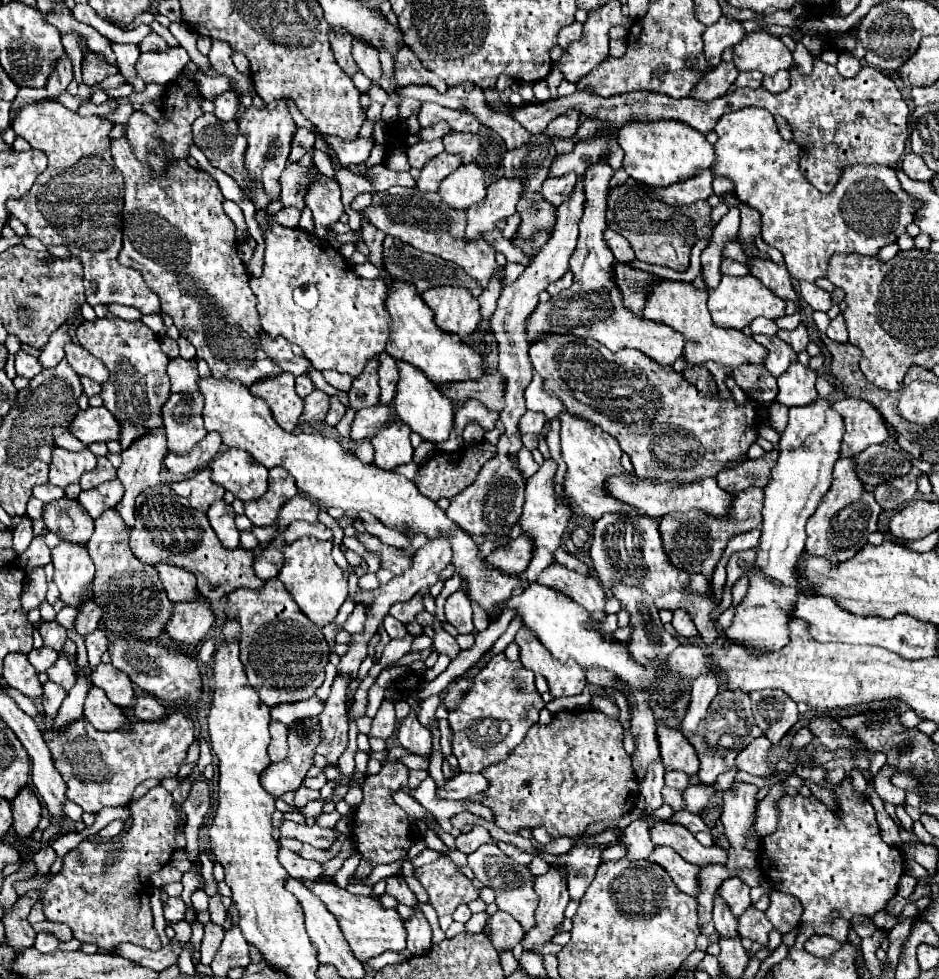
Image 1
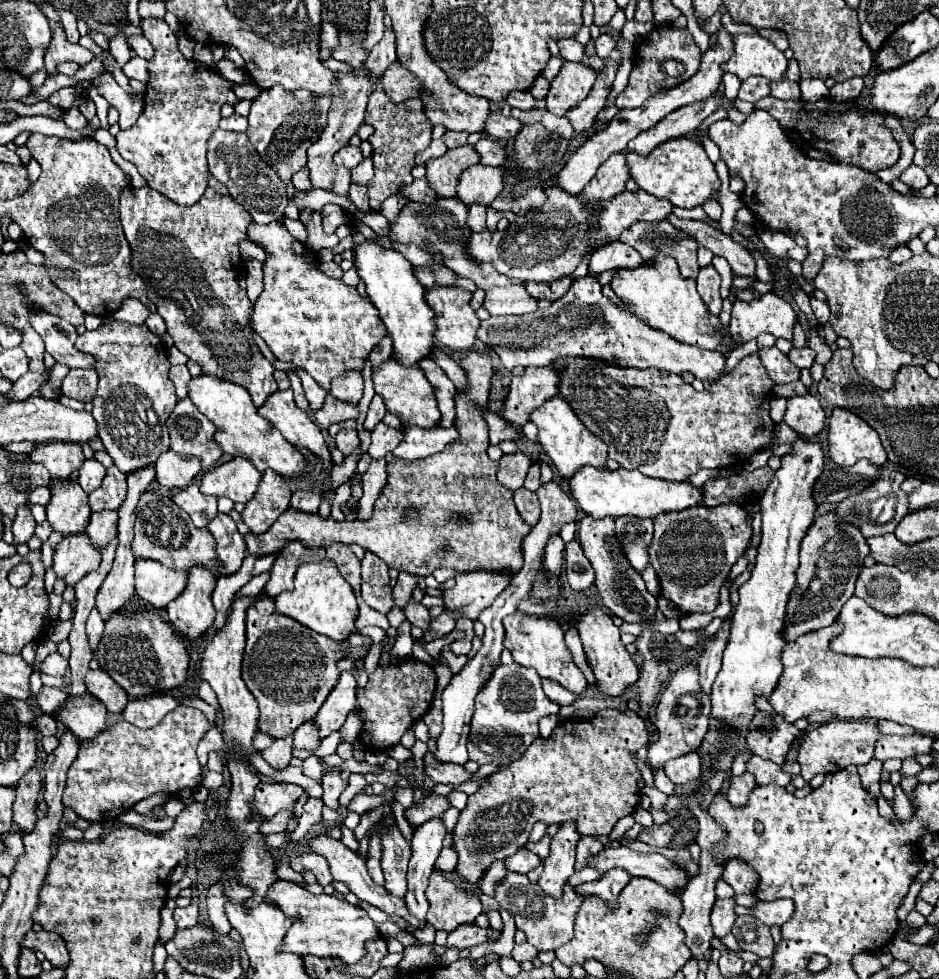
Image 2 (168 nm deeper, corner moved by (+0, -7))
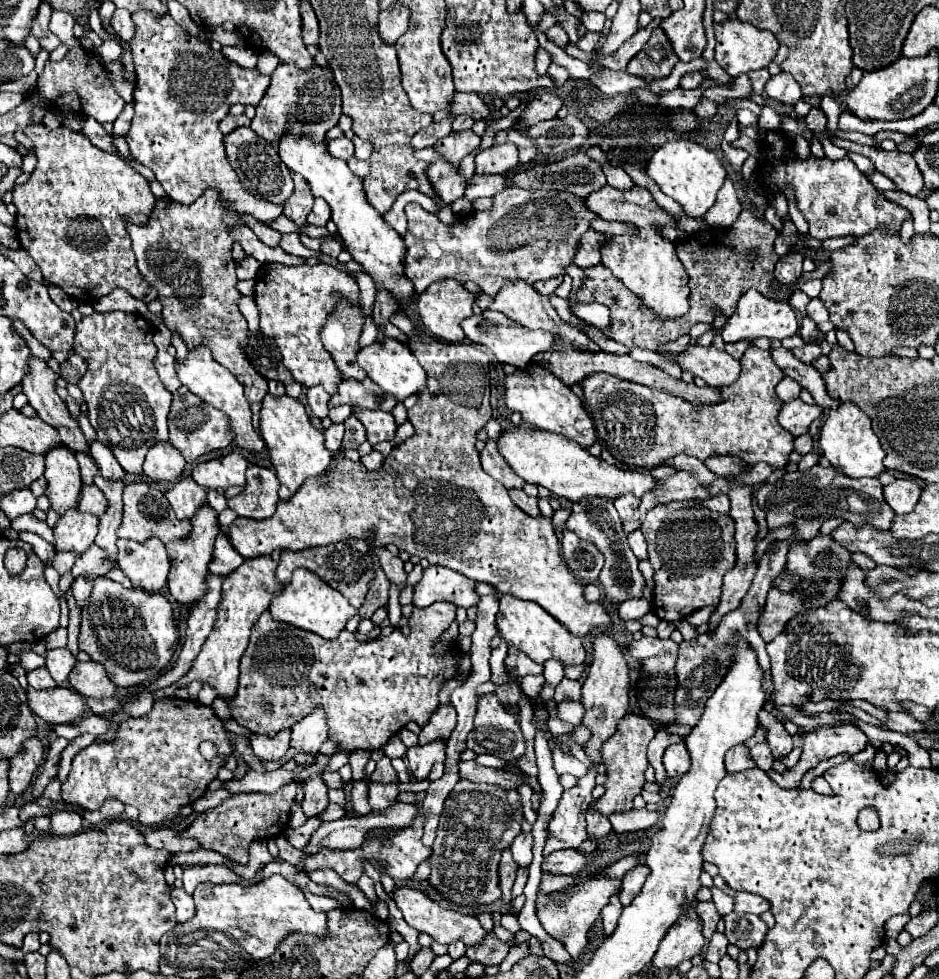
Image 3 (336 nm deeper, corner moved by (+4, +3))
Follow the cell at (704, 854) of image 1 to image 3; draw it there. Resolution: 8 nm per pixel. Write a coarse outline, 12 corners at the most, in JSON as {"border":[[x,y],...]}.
{"border":[[632,809],[610,819],[616,833],[652,829],[658,813]]}

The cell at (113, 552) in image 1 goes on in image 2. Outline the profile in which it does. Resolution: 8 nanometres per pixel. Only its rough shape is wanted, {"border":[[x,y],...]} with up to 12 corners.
{"border":[[94,511],[86,535],[102,549],[118,533],[116,511]]}

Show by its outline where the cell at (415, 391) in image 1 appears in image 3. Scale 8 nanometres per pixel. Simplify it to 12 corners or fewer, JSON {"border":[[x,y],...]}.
{"border":[[398,339],[358,351],[358,365],[396,401],[428,385]]}

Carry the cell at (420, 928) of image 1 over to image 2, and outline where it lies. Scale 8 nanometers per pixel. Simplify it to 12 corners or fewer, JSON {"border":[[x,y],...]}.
{"border":[[442,817],[412,835],[408,911],[420,921],[428,911],[424,889],[444,847]]}

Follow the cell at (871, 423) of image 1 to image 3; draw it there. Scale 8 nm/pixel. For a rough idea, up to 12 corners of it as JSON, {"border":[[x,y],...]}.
{"border":[[854,403],[828,409],[822,455],[844,475],[876,477],[884,449]]}

